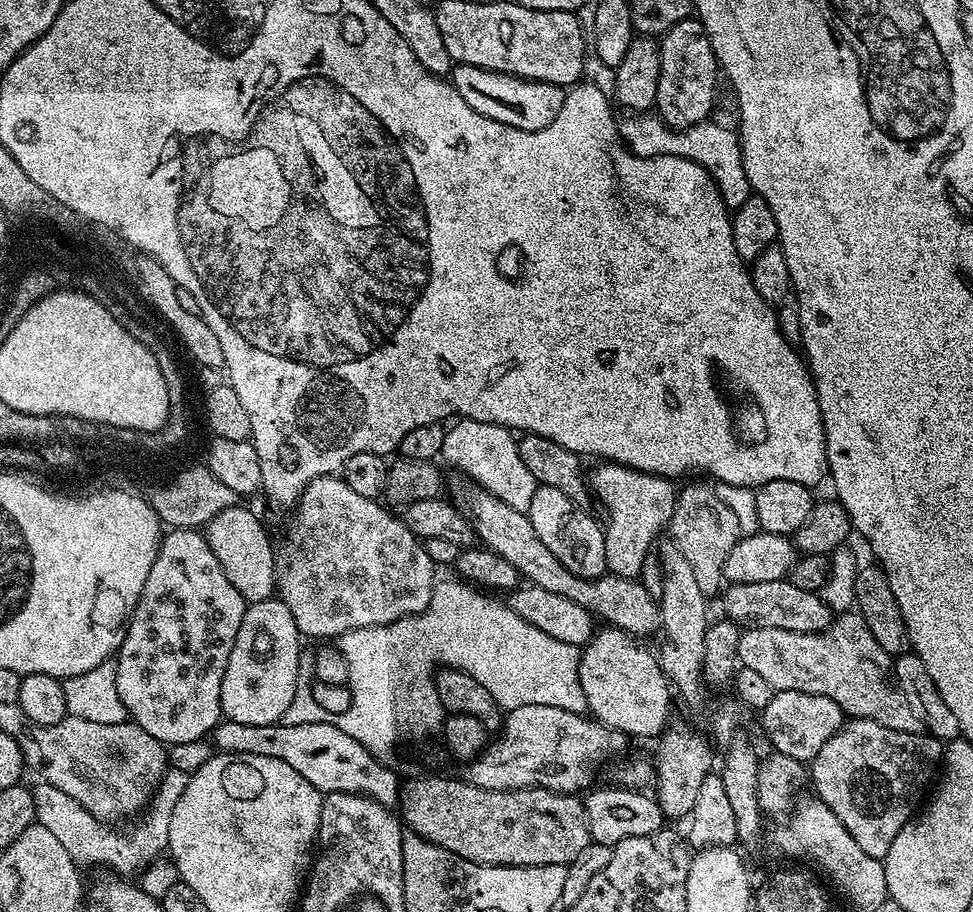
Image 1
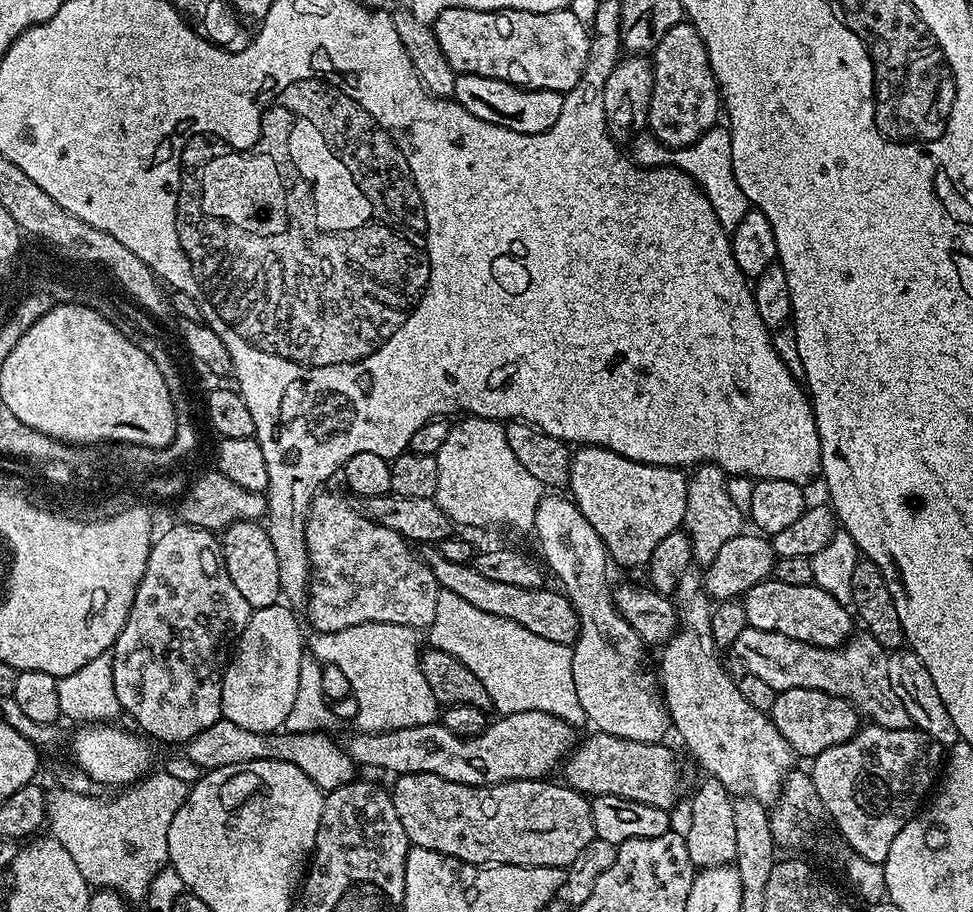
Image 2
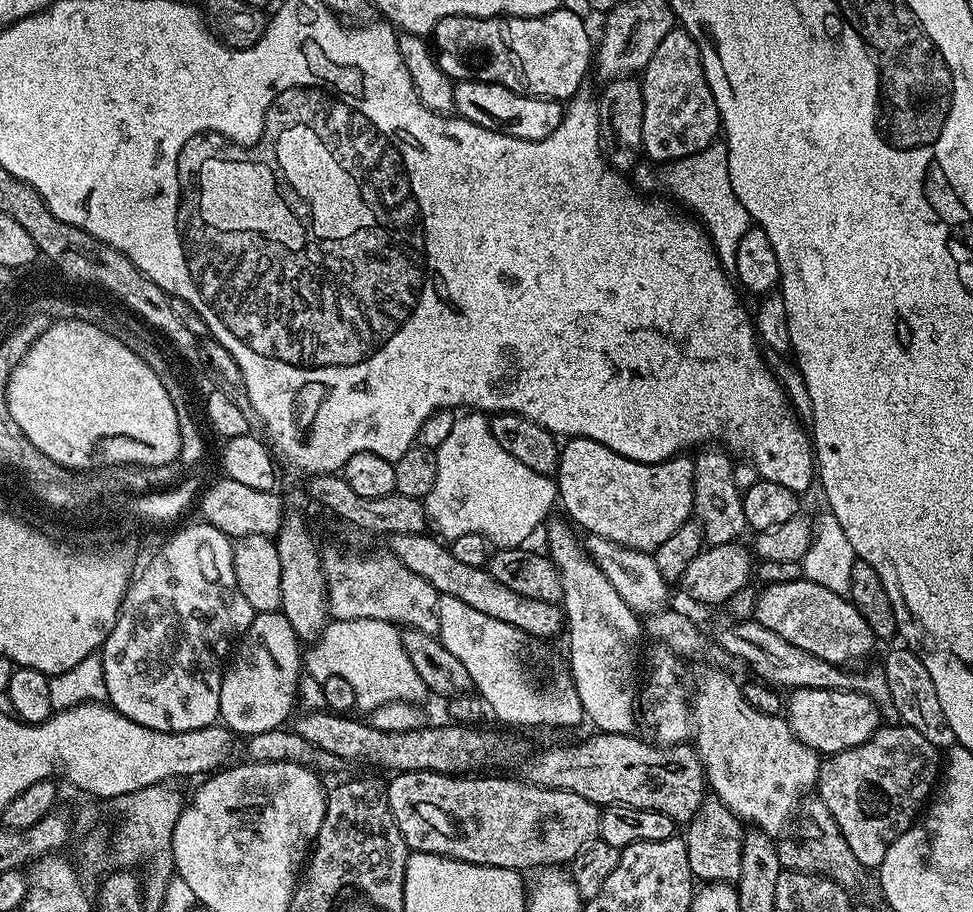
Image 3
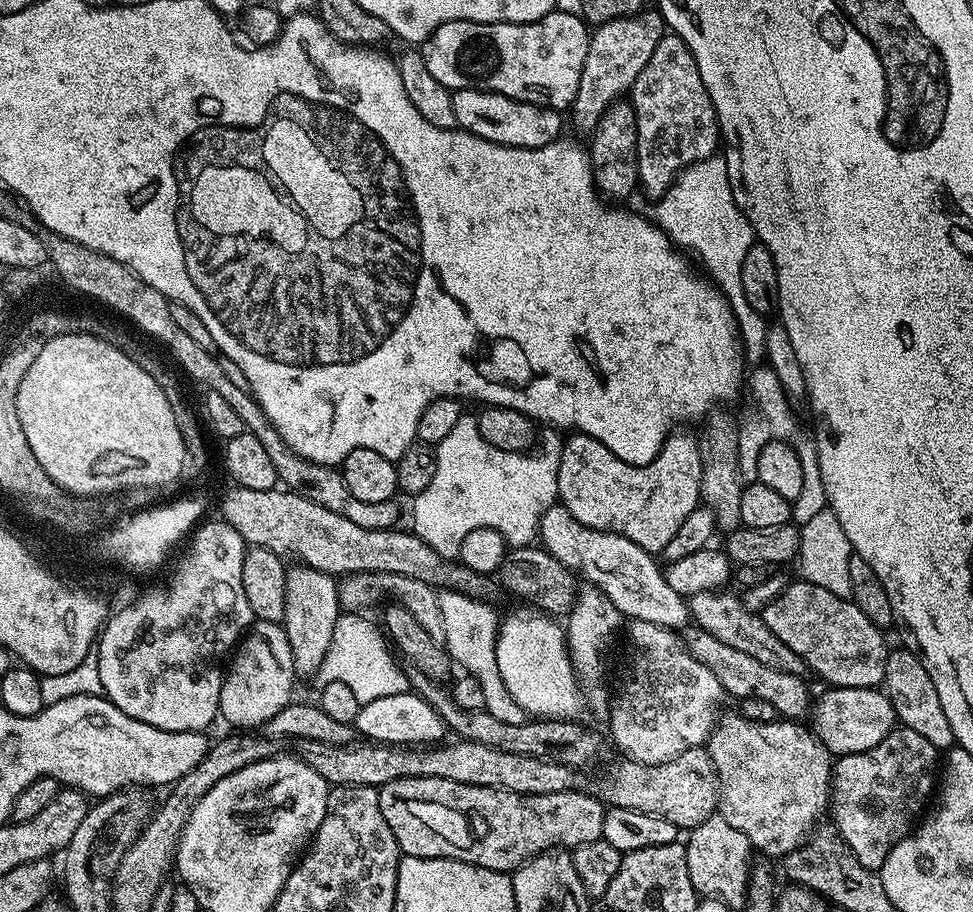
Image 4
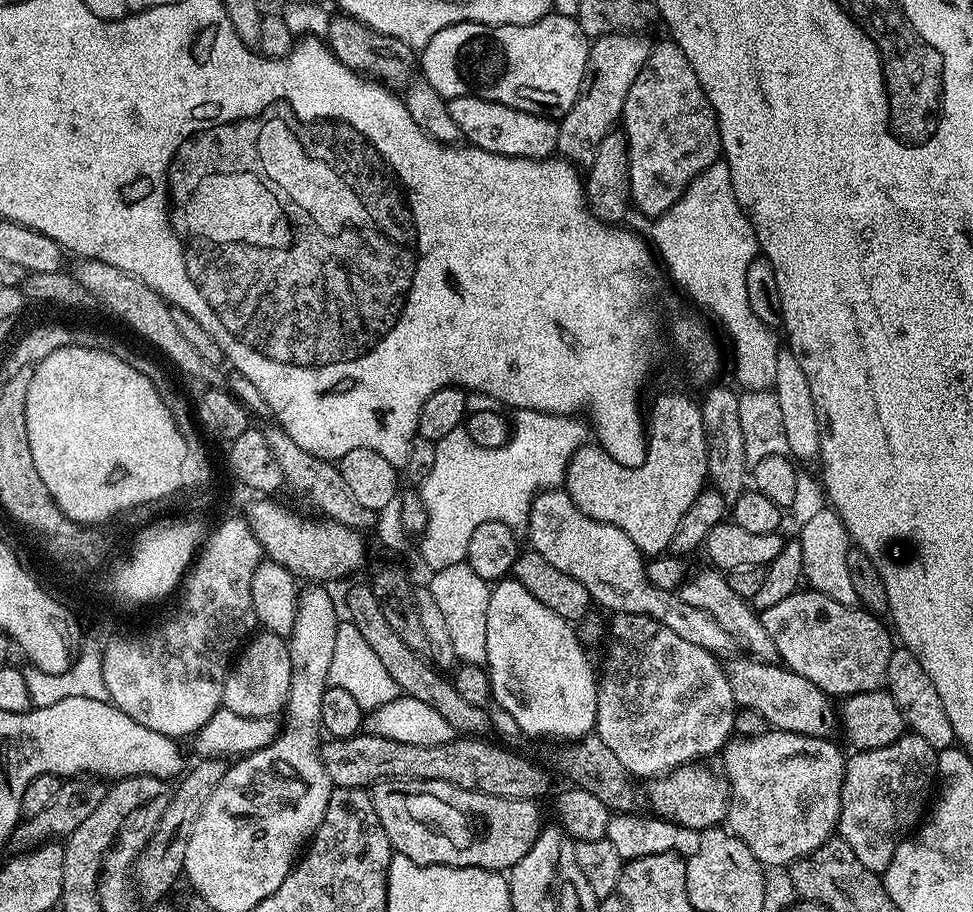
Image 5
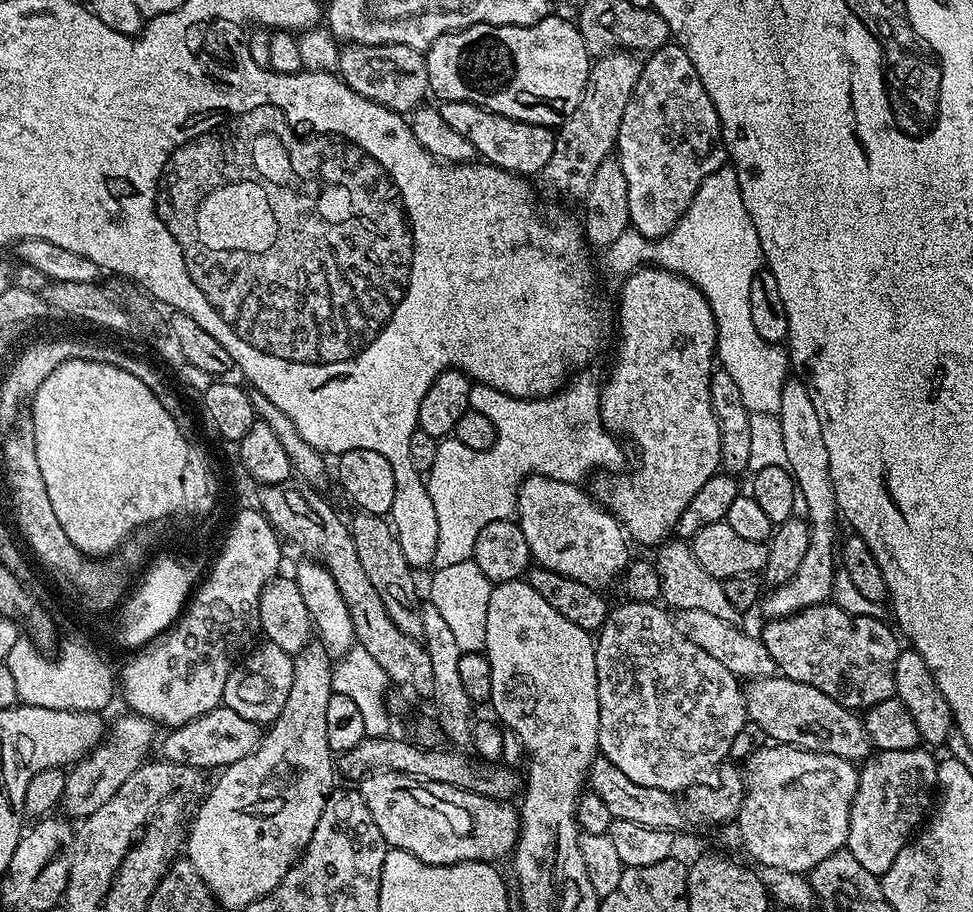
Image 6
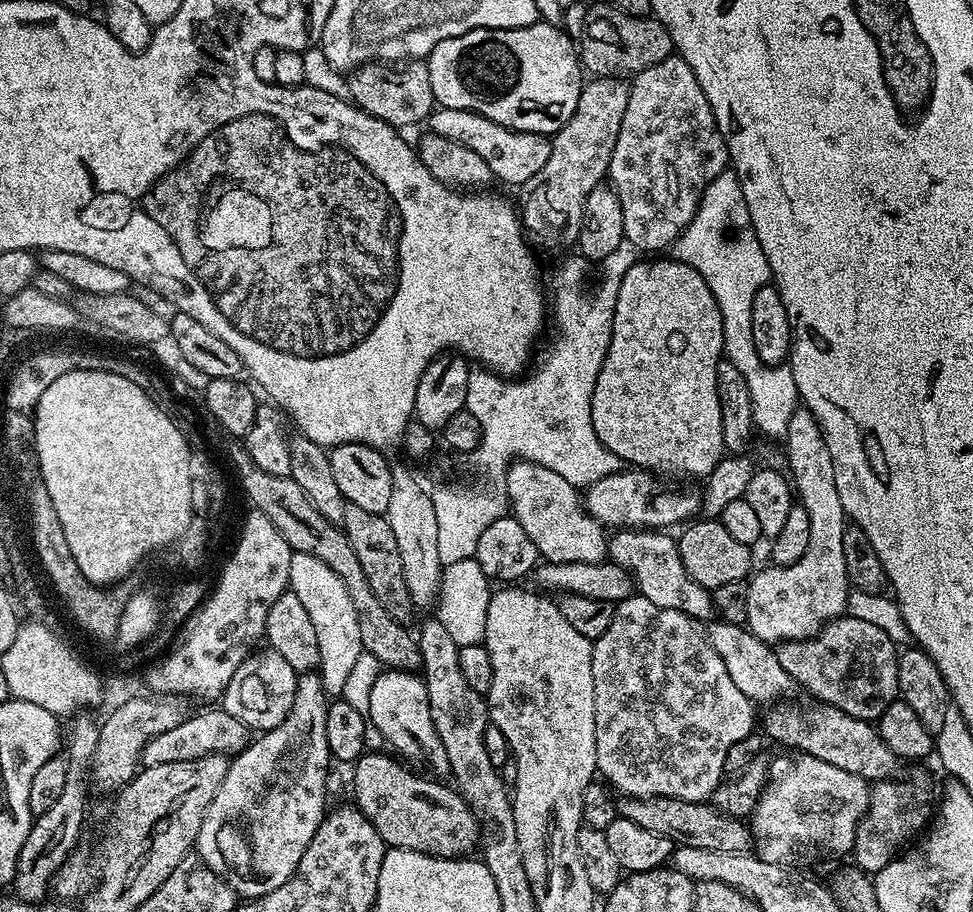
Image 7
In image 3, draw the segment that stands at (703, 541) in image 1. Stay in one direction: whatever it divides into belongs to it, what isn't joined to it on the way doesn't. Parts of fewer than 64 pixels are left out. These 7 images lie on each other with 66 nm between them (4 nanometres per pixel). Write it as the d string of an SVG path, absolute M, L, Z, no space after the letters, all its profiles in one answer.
M704 446L694 456L694 502L692 511L695 519L701 524L705 541L709 545L731 544L741 539L740 535L746 532L744 511L742 510L741 485L735 474L736 464L728 456L729 453L720 446Z

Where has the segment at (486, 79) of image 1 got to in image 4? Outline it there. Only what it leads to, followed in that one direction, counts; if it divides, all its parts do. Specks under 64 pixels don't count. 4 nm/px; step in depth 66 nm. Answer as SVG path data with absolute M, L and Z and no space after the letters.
M457 88L452 92L454 102L454 118L456 127L465 131L473 132L478 138L486 138L491 144L501 144L507 148L541 148L547 144L553 144L555 140L561 139L560 132L566 128L564 120L555 108L543 108L540 104L527 104L514 98L506 98L497 92L482 92L478 88Z

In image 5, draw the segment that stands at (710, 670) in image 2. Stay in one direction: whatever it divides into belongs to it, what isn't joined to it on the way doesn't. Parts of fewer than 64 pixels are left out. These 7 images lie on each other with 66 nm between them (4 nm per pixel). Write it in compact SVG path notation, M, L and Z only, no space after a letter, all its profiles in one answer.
M770 730L761 736L741 736L739 738L729 739L728 743L722 749L722 757L724 756L724 772L726 777L726 788L730 793L728 797L728 818L727 827L742 842L746 842L746 846L750 846L750 850L754 850L754 858L758 858L761 864L780 868L790 866L794 861L800 860L803 856L809 856L814 850L818 850L818 846L822 846L827 840L833 839L834 833L837 831L840 823L840 795L842 794L842 782L844 781L844 765L846 763L845 753L840 753L840 748L828 738L819 736L803 736L802 734L794 734L793 732L777 732Z

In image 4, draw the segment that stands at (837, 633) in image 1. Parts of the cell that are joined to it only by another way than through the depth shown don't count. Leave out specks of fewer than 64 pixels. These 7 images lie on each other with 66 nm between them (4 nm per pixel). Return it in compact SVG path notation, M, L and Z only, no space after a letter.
M717 590L714 592L703 592L687 597L690 616L699 627L705 628L718 642L726 642L726 646L734 646L734 650L742 650L742 654L750 654L750 658L758 658L762 666L770 666L779 672L795 672L797 674L805 671L802 661L794 654L782 638L778 638L766 626L763 615L756 615L746 610L739 595L731 596L728 590Z

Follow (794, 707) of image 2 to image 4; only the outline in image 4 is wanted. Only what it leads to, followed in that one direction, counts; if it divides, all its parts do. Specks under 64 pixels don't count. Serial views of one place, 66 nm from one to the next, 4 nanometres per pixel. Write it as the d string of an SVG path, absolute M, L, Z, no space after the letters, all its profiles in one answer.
M834 688L823 689L820 697L815 697L810 708L810 727L822 746L833 757L849 756L862 750L870 750L886 738L897 727L896 711L887 692L880 688Z

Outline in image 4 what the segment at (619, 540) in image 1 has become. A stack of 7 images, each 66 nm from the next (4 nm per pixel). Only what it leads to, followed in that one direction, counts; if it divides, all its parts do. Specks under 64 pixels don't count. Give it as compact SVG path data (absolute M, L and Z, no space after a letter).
M684 430L673 431L664 441L662 450L646 466L635 468L622 462L602 442L583 434L572 434L563 441L558 466L558 500L583 526L594 530L613 532L622 538L630 538L642 550L653 554L663 553L664 547L686 518L701 503L700 483L702 482L702 458L700 445L695 435L687 436Z

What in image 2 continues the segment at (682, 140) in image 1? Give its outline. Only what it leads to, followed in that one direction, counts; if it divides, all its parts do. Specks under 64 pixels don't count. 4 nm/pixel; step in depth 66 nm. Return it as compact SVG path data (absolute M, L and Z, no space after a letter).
M717 126L706 130L702 138L695 140L690 146L685 148L665 148L656 141L656 137L651 134L640 134L636 141L633 139L631 159L645 168L658 168L661 166L671 166L677 168L679 172L684 172L695 184L704 189L706 198L710 206L714 206L714 214L718 214L718 222L729 230L738 226L742 218L749 212L750 205L746 194L738 186L734 178L734 166L732 165L732 143L727 127Z

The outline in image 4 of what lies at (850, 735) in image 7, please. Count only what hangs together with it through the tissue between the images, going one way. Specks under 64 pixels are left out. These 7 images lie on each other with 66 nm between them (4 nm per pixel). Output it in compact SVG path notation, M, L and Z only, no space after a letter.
M699 626L689 627L683 633L682 639L688 652L694 654L694 658L698 658L710 670L714 670L718 682L729 697L736 696L737 701L762 698L763 701L770 702L770 706L774 706L777 717L787 718L793 722L809 715L810 696L808 700L808 688L804 685L803 675L795 672L779 672L770 666L762 666L758 658L750 658L750 654L742 654L742 650L726 646L726 642L718 642L714 634Z

